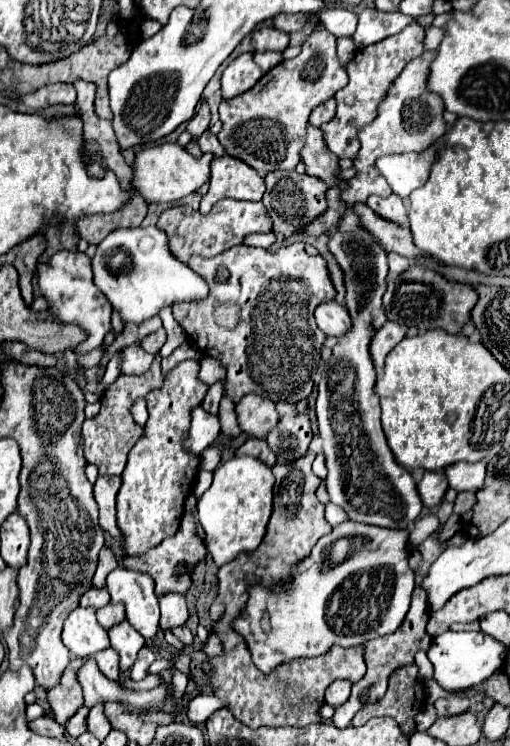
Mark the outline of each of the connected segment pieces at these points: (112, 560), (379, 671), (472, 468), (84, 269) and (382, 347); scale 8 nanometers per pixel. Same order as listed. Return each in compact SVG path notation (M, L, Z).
M103 548L101 554L99 554L99 566L97 566L97 572L95 572L95 578L93 578L93 586L95 588L103 588L105 586L105 578L111 570L115 570L119 566L117 558L113 556L113 552L109 548Z
M417 586L413 590L413 598L411 598L411 608L405 616L405 622L399 626L399 630L395 630L393 634L385 634L381 638L373 638L365 644L365 664L367 664L367 674L357 682L353 684L353 690L351 690L351 698L349 702L345 702L343 706L337 706L335 708L335 716L333 716L333 724L339 726L339 728L345 728L351 724L353 716L367 704L367 702L377 702L385 696L385 690L387 690L387 680L389 676L397 670L397 668L403 668L405 664L411 664L415 654L423 648L423 642L425 642L425 648L429 646L429 636L427 636L427 620L429 620L429 612L427 612L427 594L425 590L421 590L421 586Z
M457 462L453 466L447 466L443 470L443 474L447 476L449 486L453 490L457 490L457 492L473 490L473 492L477 492L483 486L483 480L485 480L485 464L483 462L475 462L475 464Z
M67 250L57 252L49 262L37 266L37 284L39 284L41 296L49 304L47 310L59 322L75 324L87 334L87 338L83 342L79 342L75 348L69 348L65 352L61 352L61 358L63 358L67 368L77 368L79 370L79 356L83 356L91 350L103 348L103 352L107 352L105 336L107 336L107 332L113 332L113 328L111 328L113 306L105 298L105 294L101 294L101 290L95 286L91 258L85 252L67 252Z
M385 322L385 324L373 334L373 340L371 340L369 350L371 350L371 360L373 360L377 372L383 370L385 356L405 338L405 332L407 332L405 326L399 326L397 322Z

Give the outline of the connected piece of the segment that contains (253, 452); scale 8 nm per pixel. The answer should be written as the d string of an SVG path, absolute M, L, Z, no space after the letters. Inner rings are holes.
M249 438L239 450L237 450L239 456L255 456L259 458L261 462L265 462L267 466L273 466L275 464L275 454L273 450L267 446L265 440L257 440L257 438Z

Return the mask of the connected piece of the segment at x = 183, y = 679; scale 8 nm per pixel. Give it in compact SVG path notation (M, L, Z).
M173 670L173 682L171 682L171 694L175 698L181 698L185 694L185 686L187 686L187 676L181 674L179 670Z

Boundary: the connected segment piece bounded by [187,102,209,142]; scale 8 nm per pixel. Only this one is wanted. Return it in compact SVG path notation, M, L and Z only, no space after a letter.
M203 102L203 106L199 108L199 112L189 120L187 124L187 132L193 136L191 142L197 142L199 136L209 128L209 106L207 102Z

